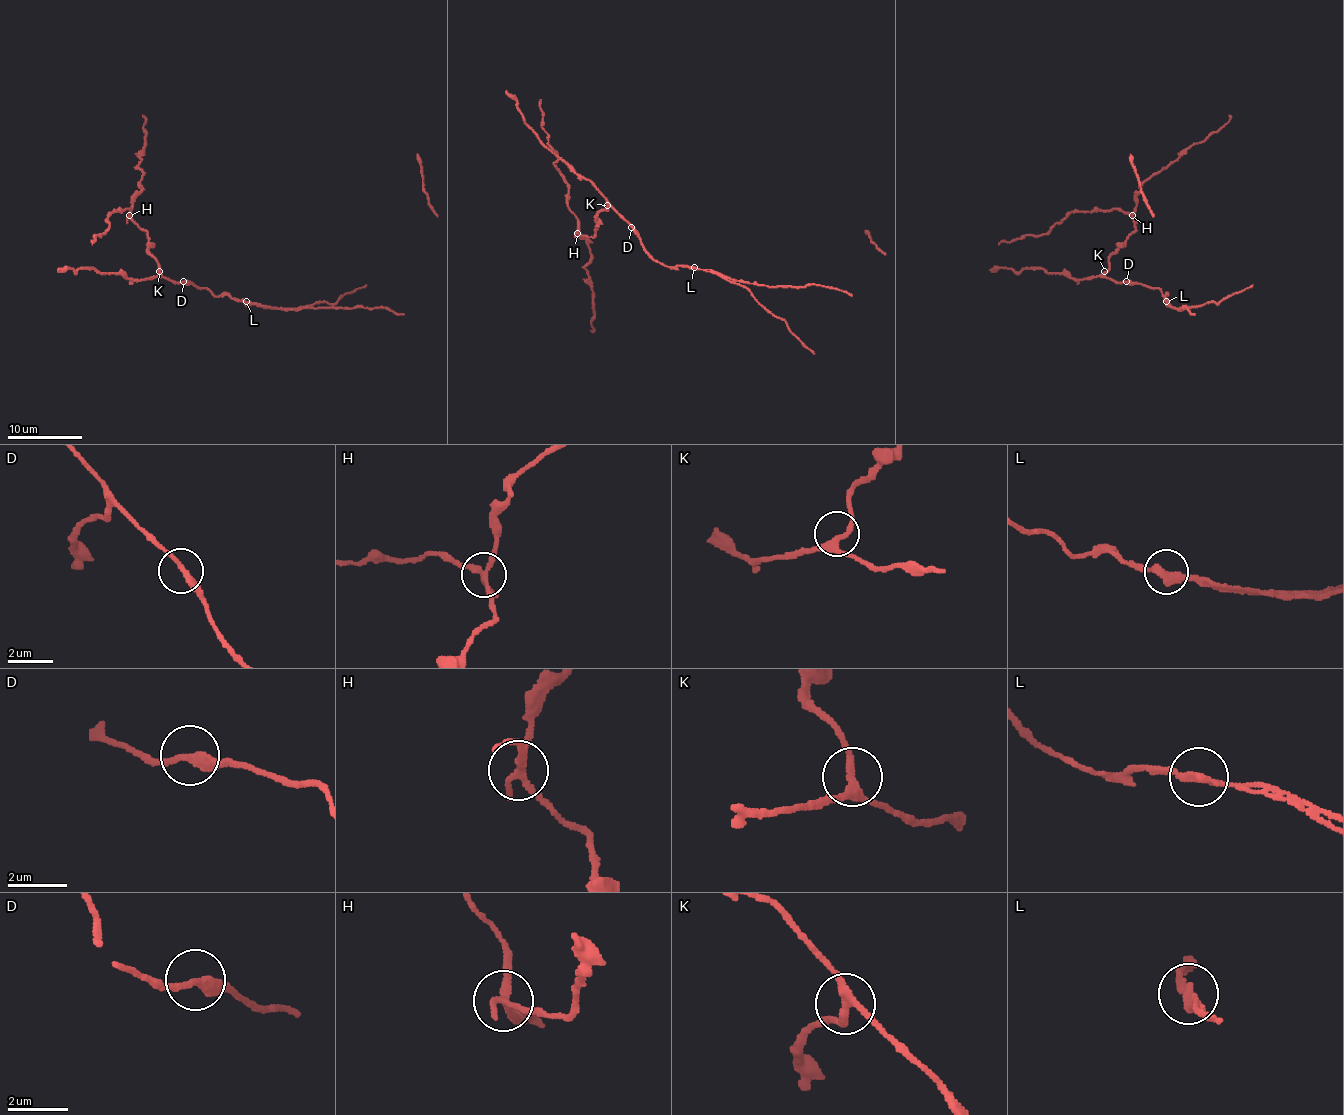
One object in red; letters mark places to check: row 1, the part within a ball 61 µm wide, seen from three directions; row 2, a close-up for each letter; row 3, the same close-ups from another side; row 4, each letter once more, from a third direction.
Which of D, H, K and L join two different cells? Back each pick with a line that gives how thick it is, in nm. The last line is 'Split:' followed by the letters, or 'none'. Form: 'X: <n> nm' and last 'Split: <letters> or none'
H: 240 nm
L: 280 nm
Split: H, L

